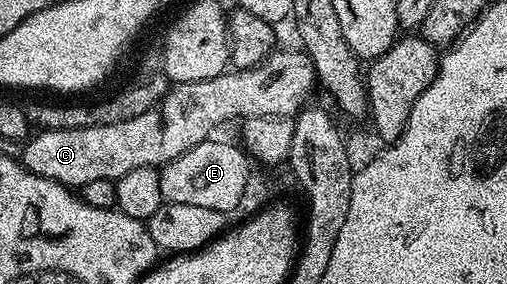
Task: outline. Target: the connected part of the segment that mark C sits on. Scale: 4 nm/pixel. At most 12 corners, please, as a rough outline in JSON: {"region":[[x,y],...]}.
{"region":[[301,50],[173,84],[128,121],[39,130],[20,161],[71,189],[171,163],[225,119],[297,116]]}

